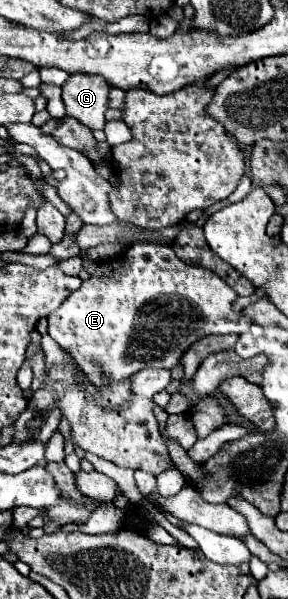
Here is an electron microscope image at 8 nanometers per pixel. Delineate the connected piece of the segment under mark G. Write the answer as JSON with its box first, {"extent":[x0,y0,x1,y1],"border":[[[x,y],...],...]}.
{"extent":[62,75,110,131],"border":[[[70,75],[62,87],[66,115],[78,119],[92,131],[104,129],[110,85],[98,75]]]}

